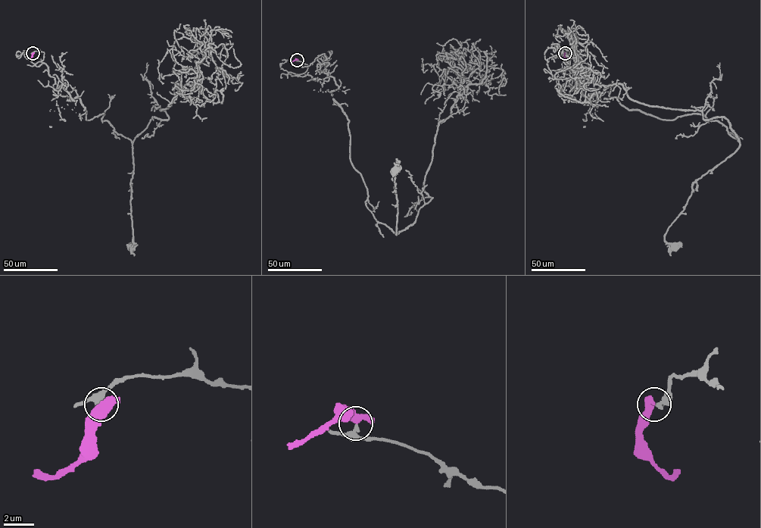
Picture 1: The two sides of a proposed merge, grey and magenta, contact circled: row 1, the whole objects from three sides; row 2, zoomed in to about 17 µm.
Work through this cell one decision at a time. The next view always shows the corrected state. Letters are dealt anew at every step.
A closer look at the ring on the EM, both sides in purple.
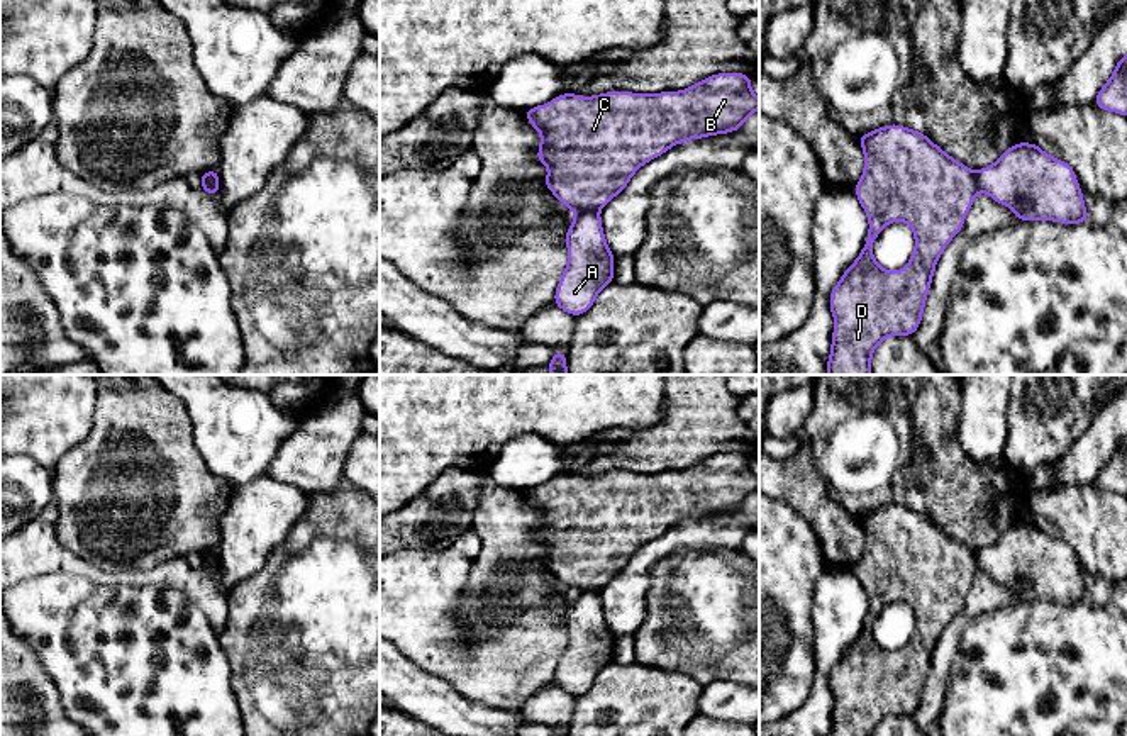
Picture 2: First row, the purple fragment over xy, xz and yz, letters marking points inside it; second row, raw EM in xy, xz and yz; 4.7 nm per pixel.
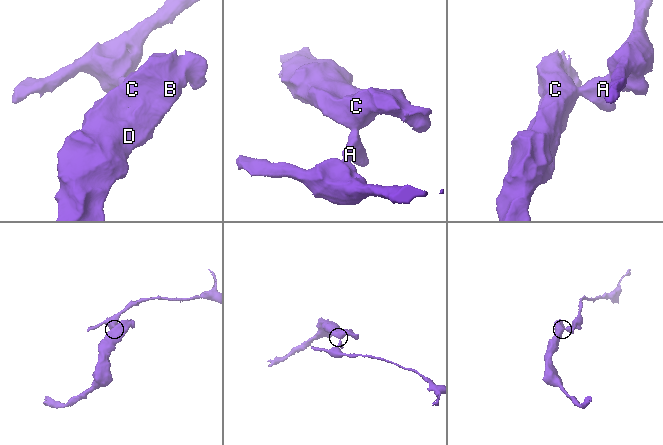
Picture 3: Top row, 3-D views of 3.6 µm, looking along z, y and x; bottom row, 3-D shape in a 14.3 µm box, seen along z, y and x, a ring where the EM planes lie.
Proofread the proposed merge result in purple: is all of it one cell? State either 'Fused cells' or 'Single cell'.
Fused cells

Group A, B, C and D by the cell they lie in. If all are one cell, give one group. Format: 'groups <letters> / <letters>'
groups A / B C D

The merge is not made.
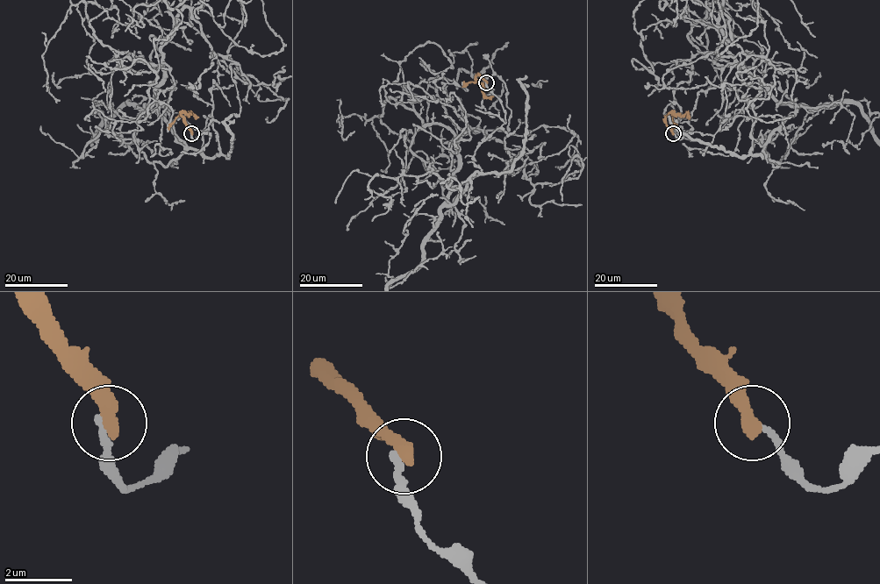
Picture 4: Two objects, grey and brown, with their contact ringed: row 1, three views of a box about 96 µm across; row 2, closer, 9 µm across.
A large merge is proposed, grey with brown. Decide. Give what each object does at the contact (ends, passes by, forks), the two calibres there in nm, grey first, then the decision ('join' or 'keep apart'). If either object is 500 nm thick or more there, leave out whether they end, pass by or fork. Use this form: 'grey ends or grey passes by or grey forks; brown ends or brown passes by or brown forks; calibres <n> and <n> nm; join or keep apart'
grey ends; brown ends; calibres 240 and 480 nm; keep apart

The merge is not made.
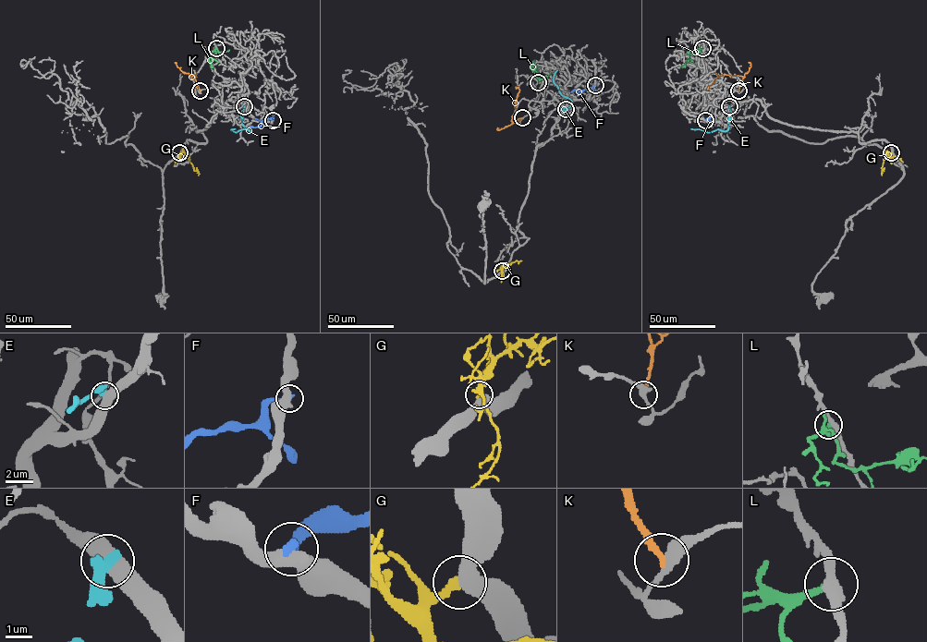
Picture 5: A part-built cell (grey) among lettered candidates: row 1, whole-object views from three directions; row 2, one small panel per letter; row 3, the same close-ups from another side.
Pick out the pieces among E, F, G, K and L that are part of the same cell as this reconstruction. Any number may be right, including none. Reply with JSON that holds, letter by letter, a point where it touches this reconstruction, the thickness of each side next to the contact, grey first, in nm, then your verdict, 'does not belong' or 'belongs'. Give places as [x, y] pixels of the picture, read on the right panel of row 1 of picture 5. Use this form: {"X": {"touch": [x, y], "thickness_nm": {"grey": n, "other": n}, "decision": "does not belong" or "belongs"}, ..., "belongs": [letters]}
{"E": {"touch": [729, 106], "thickness_nm": {"grey": 500, "other": 550}, "decision": "does not belong"}, "F": {"touch": [705, 120], "thickness_nm": {"grey": 500, "other": 320}, "decision": "does not belong"}, "G": {"touch": [891, 152], "thickness_nm": {"grey": 440, "other": 260}, "decision": "belongs"}, "K": {"touch": [738, 90], "thickness_nm": {"grey": 360, "other": 220}, "decision": "does not belong"}, "L": {"touch": [702, 48], "thickness_nm": {"grey": 360, "other": 280}, "decision": "does not belong"}, "belongs": ["G"]}

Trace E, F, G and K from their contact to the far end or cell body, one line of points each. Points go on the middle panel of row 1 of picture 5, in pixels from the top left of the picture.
E: (566, 109), (563, 109), (571, 101), (563, 96), (554, 83), (554, 75), (557, 70)
F: (594, 85), (571, 92)
G: (502, 270), (506, 265), (520, 260)
K: (522, 117), (514, 122), (511, 120), (519, 90), (515, 86)

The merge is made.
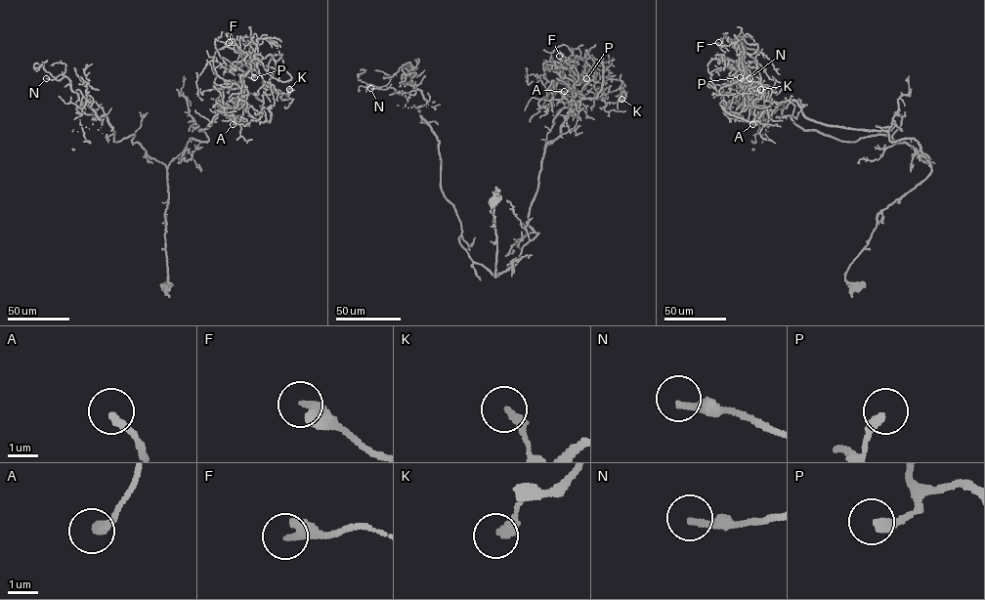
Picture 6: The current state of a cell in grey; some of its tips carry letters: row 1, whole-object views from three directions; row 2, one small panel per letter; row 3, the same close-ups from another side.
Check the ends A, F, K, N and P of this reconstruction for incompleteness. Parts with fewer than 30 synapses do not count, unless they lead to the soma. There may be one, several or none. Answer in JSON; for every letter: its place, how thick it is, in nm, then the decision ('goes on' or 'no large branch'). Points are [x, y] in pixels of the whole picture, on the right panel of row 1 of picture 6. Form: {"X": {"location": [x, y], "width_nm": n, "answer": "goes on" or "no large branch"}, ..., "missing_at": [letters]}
{"A": {"location": [752, 124], "width_nm": 300, "answer": "no large branch"}, "F": {"location": [718, 42], "width_nm": 400, "answer": "no large branch"}, "K": {"location": [760, 89], "width_nm": 320, "answer": "no large branch"}, "N": {"location": [749, 78], "width_nm": 200, "answer": "no large branch"}, "P": {"location": [740, 77], "width_nm": 320, "answer": "no large branch"}, "missing_at": []}

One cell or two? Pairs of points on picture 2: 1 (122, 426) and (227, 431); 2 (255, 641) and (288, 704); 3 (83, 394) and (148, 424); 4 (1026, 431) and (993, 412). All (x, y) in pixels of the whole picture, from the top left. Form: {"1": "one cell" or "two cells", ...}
{"1": "two cells", "2": "one cell", "3": "two cells", "4": "two cells"}

